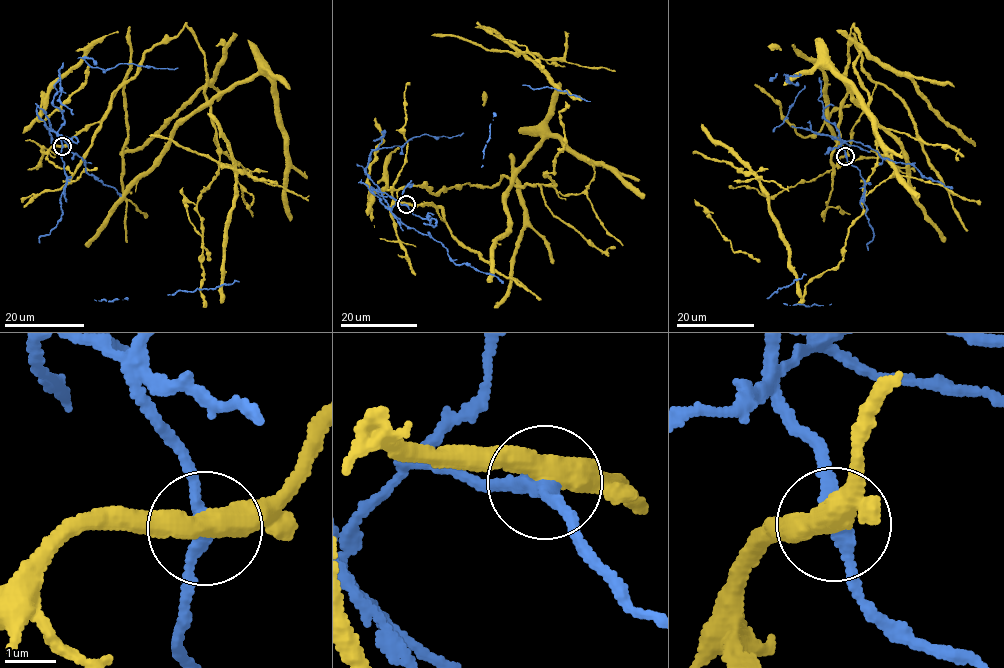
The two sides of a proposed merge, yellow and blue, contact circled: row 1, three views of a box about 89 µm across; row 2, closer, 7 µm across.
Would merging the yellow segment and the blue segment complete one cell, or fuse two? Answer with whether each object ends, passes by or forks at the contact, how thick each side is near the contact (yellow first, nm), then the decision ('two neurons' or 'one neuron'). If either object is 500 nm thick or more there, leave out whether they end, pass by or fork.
yellow passes by; blue passes by; 440 nm thick on the yellow side, 280 nm on the other; two neurons

